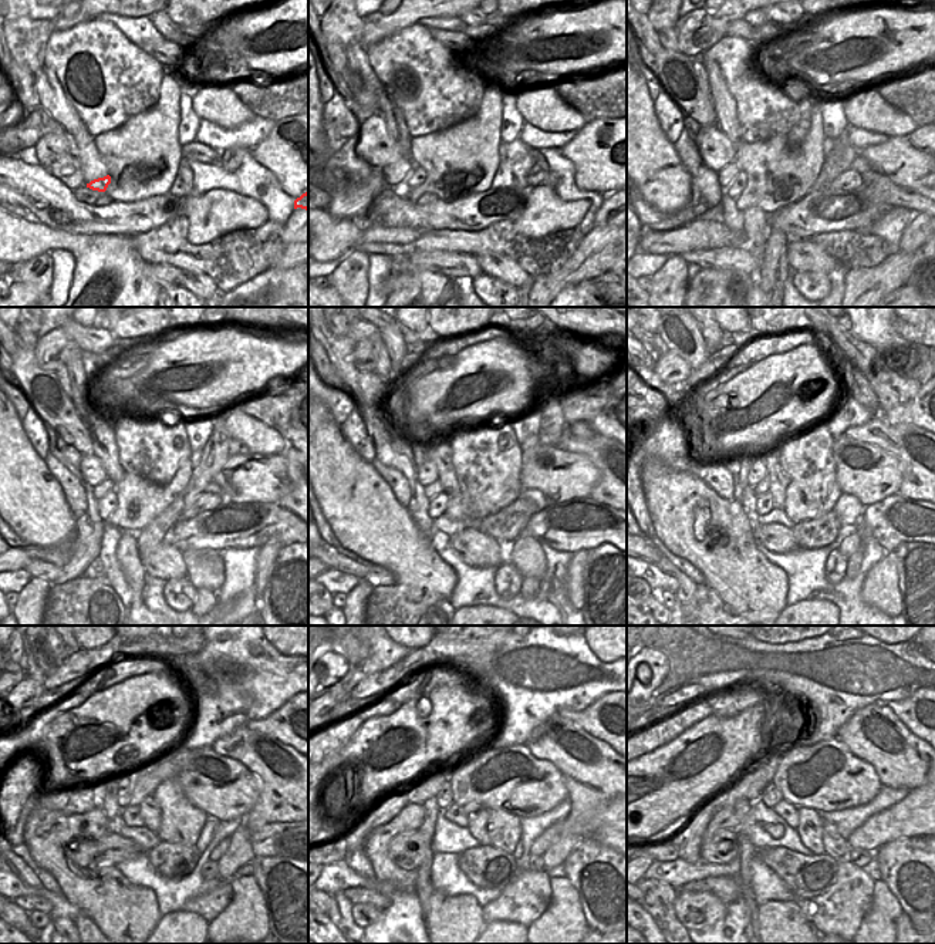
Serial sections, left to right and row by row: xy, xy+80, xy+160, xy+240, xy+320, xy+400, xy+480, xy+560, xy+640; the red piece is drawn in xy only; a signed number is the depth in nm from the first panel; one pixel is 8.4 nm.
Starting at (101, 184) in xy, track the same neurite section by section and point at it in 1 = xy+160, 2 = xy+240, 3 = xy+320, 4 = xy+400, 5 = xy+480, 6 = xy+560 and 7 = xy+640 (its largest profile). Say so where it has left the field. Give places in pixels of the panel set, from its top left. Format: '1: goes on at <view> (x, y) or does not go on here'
1: goes on at xy+160 (738, 184)
2: goes on at xy+240 (107, 503)
3: goes on at xy+320 (436, 505)
4: goes on at xy+400 (765, 503)
5: goes on at xy+480 (131, 815)
6: goes on at xy+560 (455, 813)
7: goes on at xy+640 (789, 812)

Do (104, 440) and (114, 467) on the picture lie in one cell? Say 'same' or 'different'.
same

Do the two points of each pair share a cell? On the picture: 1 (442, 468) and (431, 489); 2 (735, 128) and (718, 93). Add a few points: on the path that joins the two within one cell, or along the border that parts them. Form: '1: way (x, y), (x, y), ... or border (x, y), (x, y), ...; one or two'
1: border (438, 478), (444, 491); two
2: way (726, 120), (726, 110), (722, 101); one

